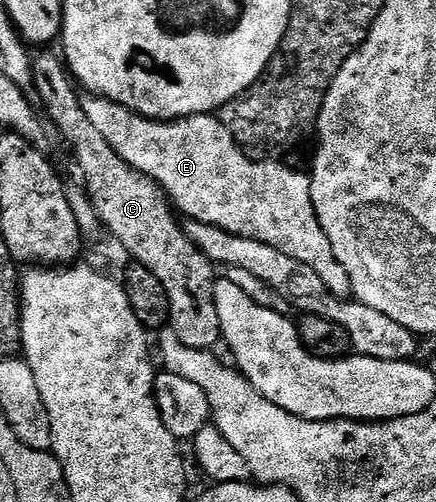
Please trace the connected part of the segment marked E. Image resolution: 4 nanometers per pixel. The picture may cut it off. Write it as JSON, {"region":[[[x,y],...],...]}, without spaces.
{"region":[[[87,95],[82,98],[82,103],[85,115],[89,115],[93,127],[101,131],[101,139],[105,139],[105,143],[109,143],[109,147],[113,147],[113,151],[117,151],[117,155],[121,155],[121,159],[125,159],[129,167],[153,178],[168,198],[180,210],[183,208],[187,212],[186,216],[190,220],[204,221],[211,226],[221,227],[230,234],[277,247],[277,251],[290,255],[292,259],[309,263],[309,267],[313,267],[313,271],[321,275],[325,287],[329,287],[333,295],[344,299],[352,296],[349,275],[345,275],[345,267],[337,263],[333,247],[329,244],[329,235],[325,235],[317,219],[317,211],[311,198],[311,179],[306,172],[294,173],[281,161],[251,160],[233,139],[231,132],[219,122],[218,116],[212,114],[185,117],[182,121],[168,123],[150,121],[121,103],[113,103],[104,97]]]}

